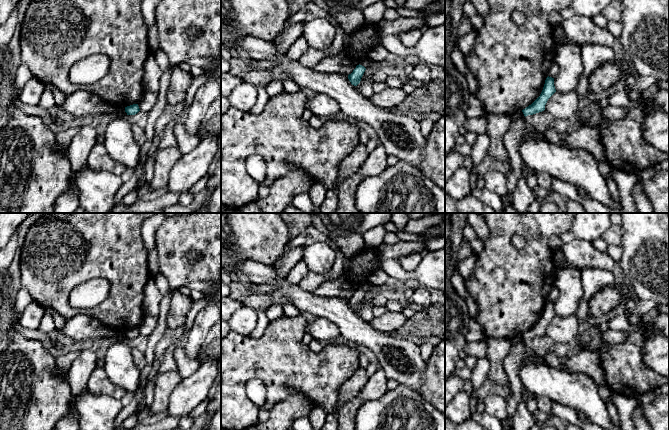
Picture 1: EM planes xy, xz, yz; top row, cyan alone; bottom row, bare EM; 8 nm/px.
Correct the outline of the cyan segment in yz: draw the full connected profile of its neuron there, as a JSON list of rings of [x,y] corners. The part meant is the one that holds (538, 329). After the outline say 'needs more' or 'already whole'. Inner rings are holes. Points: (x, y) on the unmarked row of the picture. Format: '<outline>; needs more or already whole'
[[[548,300],[540,320],[531,329],[522,334],[524,340],[526,341],[544,335],[548,323],[555,316],[554,302]]]; already whole

